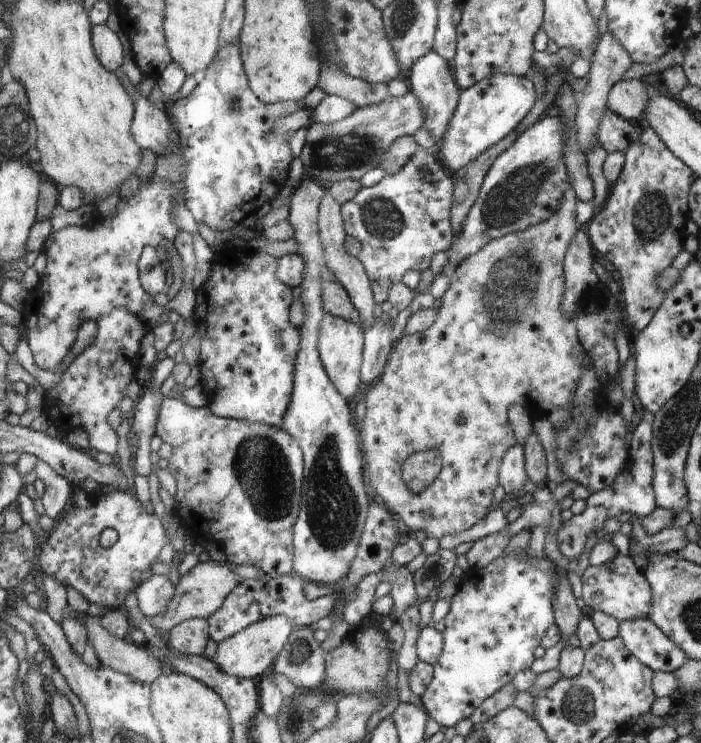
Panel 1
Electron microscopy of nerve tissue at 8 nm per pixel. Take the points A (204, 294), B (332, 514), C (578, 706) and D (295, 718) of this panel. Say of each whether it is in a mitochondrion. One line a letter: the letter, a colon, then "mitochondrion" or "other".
A: other
B: mitochondrion
C: mitochondrion
D: mitochondrion

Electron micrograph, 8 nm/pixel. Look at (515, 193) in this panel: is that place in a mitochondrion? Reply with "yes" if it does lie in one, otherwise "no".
yes

